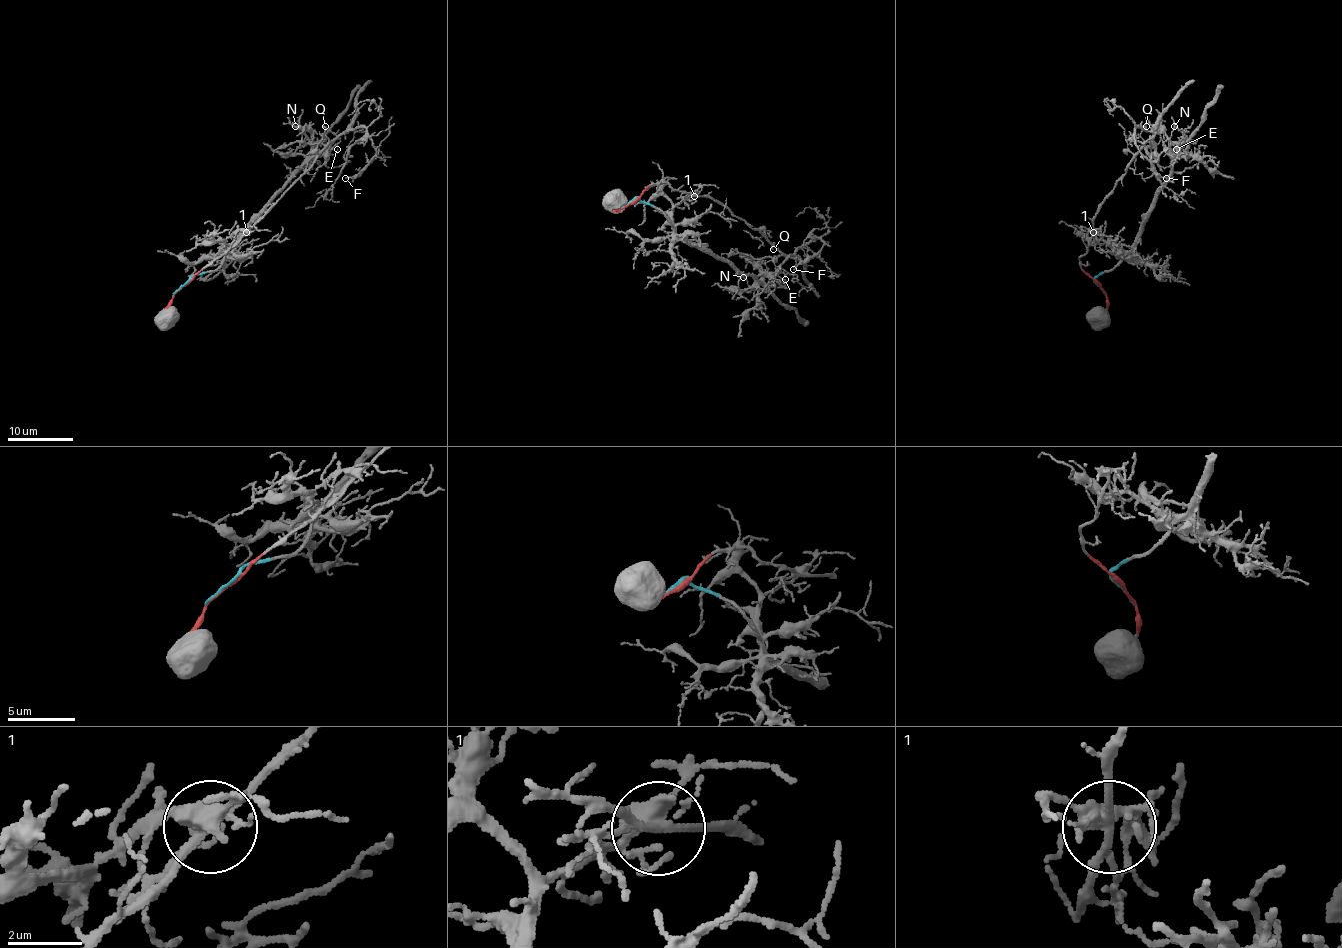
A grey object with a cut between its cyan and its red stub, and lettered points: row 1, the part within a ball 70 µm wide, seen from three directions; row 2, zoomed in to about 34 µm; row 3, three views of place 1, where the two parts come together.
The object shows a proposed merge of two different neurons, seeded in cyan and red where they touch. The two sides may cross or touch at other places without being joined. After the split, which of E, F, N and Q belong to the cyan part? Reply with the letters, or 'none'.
E, N

